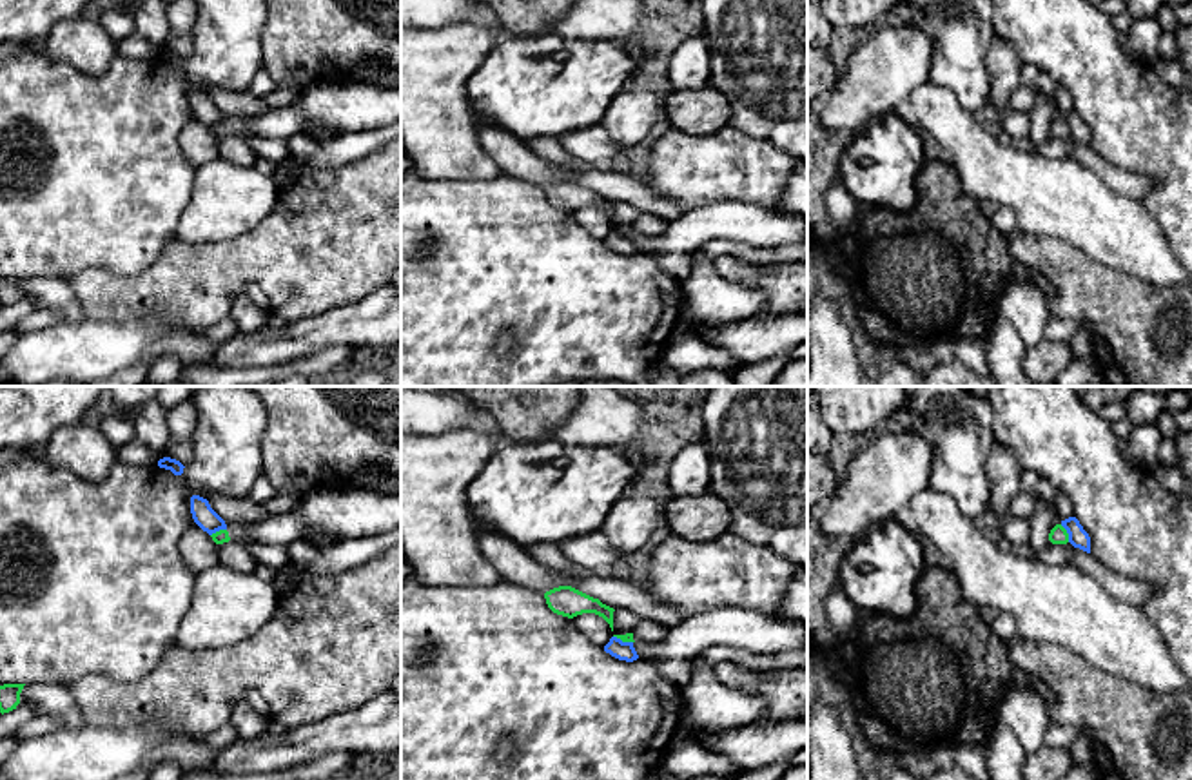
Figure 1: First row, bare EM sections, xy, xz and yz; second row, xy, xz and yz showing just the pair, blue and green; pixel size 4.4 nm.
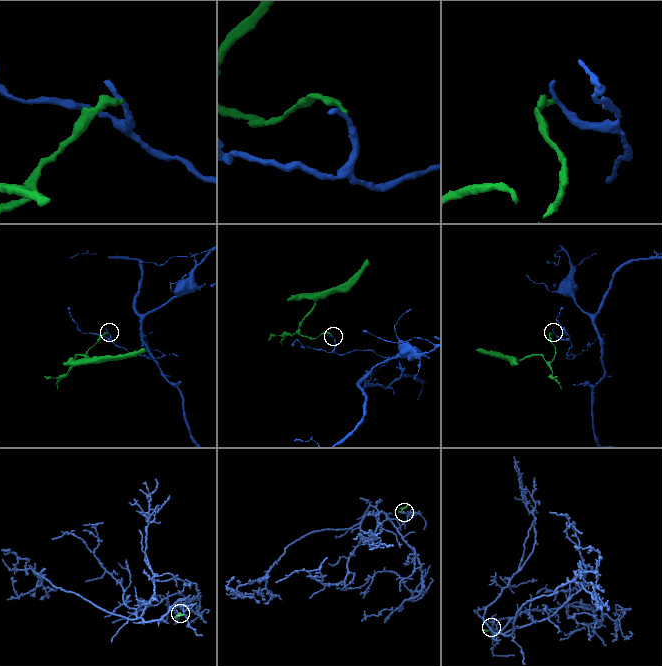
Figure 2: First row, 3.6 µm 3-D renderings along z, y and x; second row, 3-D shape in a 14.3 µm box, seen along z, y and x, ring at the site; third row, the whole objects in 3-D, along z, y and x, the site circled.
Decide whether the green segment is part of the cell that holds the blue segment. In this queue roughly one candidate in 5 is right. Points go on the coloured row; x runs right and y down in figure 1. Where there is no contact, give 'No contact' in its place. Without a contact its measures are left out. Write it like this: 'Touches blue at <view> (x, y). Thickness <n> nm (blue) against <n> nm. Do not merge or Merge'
Touches blue at yz (1067, 532). Thickness 90 nm (blue) against 80 nm. Do not merge

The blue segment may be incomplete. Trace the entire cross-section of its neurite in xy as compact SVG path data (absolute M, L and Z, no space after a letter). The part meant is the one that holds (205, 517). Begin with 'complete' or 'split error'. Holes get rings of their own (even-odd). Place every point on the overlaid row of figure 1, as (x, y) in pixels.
complete | M200 495L191 497L191 513L194 522L209 535L227 530L225 521L210 508L209 501Z

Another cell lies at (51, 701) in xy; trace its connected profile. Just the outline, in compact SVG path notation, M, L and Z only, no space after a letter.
M25 684L20 702L31 704L40 718L53 718L64 729L78 729L87 724L65 684Z

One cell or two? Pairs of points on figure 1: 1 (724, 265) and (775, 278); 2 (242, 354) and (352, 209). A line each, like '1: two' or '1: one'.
1: one
2: two

